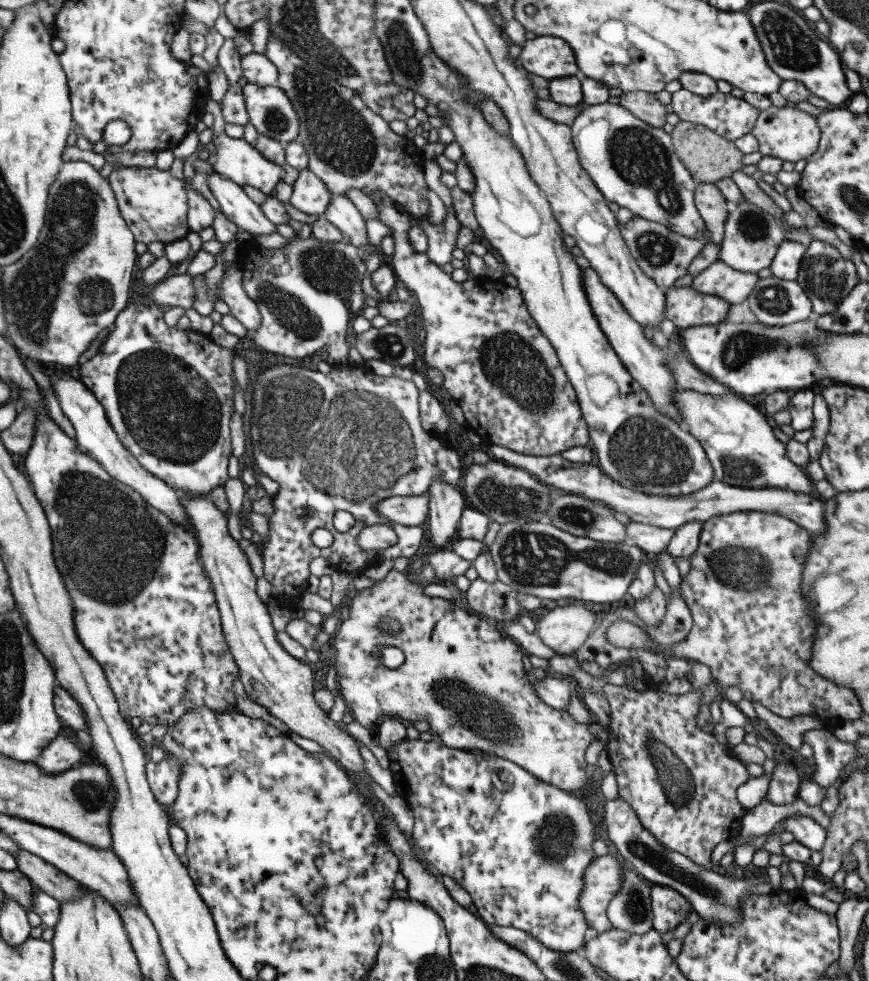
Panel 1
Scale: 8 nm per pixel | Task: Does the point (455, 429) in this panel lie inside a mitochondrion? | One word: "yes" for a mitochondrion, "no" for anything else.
no

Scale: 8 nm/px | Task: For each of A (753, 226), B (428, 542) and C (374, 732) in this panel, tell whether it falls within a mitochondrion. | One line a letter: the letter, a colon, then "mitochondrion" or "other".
A: mitochondrion
B: other
C: other

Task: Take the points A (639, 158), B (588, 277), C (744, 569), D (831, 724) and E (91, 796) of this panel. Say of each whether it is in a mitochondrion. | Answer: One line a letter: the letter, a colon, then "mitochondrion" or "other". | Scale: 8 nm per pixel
A: mitochondrion
B: other
C: mitochondrion
D: other
E: mitochondrion

